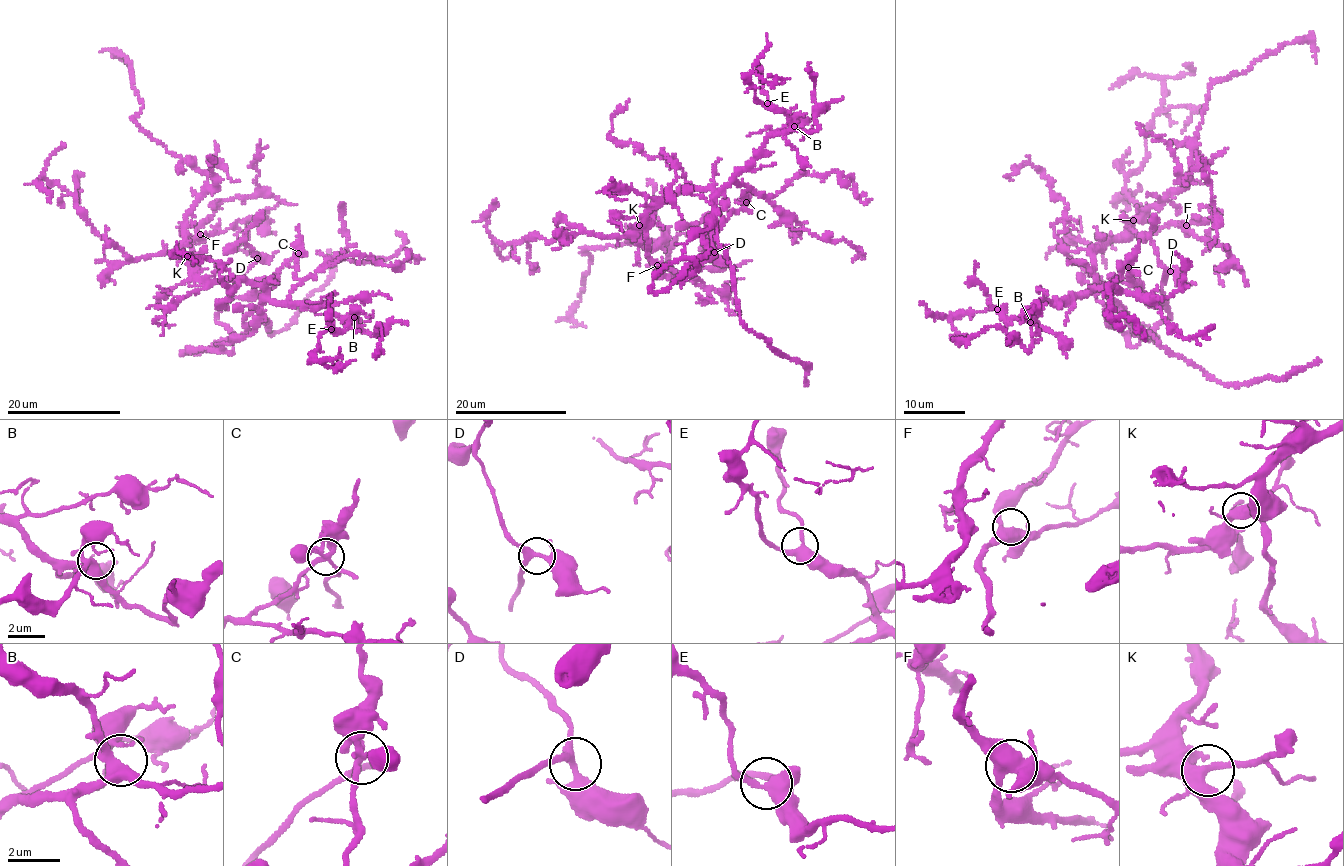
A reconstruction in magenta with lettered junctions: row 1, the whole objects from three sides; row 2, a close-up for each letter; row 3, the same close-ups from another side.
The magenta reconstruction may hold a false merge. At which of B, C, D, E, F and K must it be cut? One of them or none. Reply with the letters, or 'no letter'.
no letter

